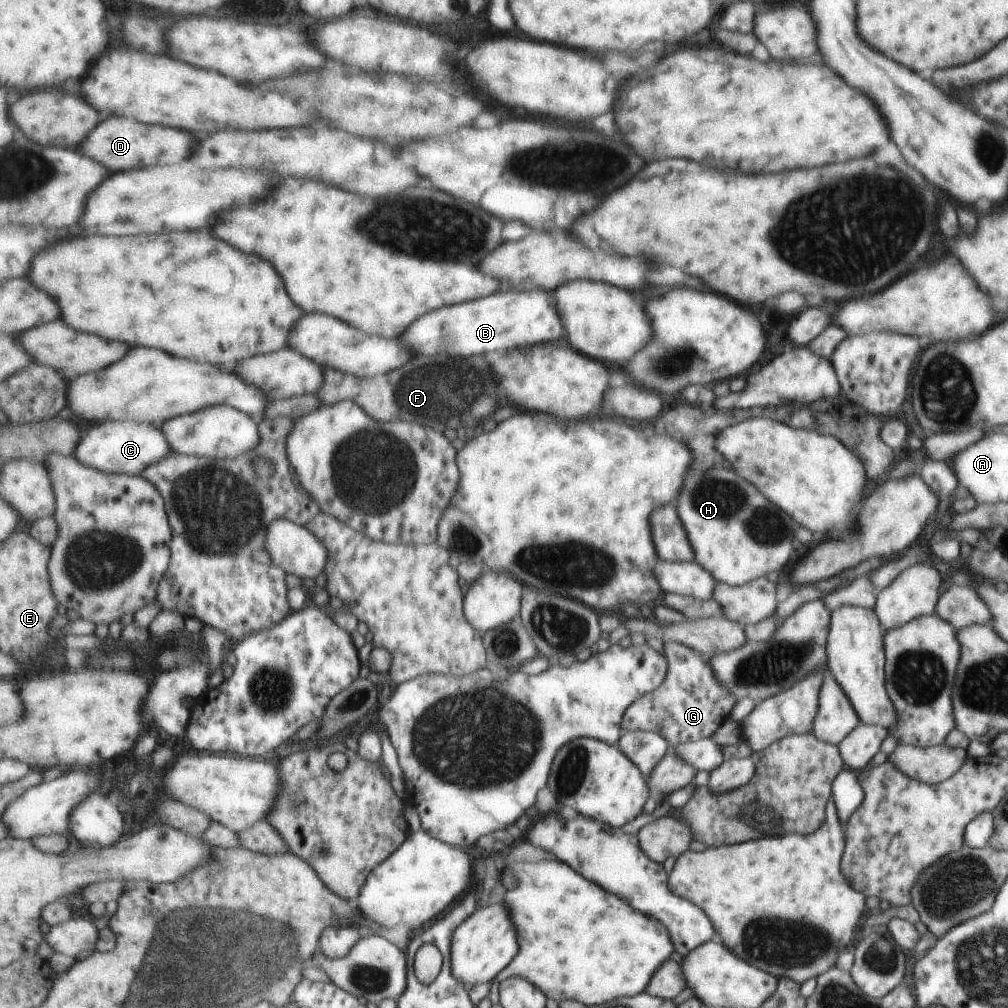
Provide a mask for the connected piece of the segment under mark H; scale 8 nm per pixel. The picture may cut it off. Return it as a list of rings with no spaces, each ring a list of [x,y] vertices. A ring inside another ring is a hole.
[[[717,456],[705,462],[699,460],[695,466],[689,464],[689,474],[678,490],[681,494],[676,498],[676,514],[681,514],[680,523],[692,546],[692,560],[717,583],[735,586],[783,568],[791,556],[791,538],[798,524],[727,468],[726,464],[717,464]]]

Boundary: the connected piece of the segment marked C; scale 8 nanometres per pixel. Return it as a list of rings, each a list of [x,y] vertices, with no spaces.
[[[105,421],[98,423],[80,438],[73,457],[83,464],[104,473],[143,474],[150,464],[160,461],[171,452],[172,446],[165,440],[165,435],[155,422],[140,423],[135,421]]]

